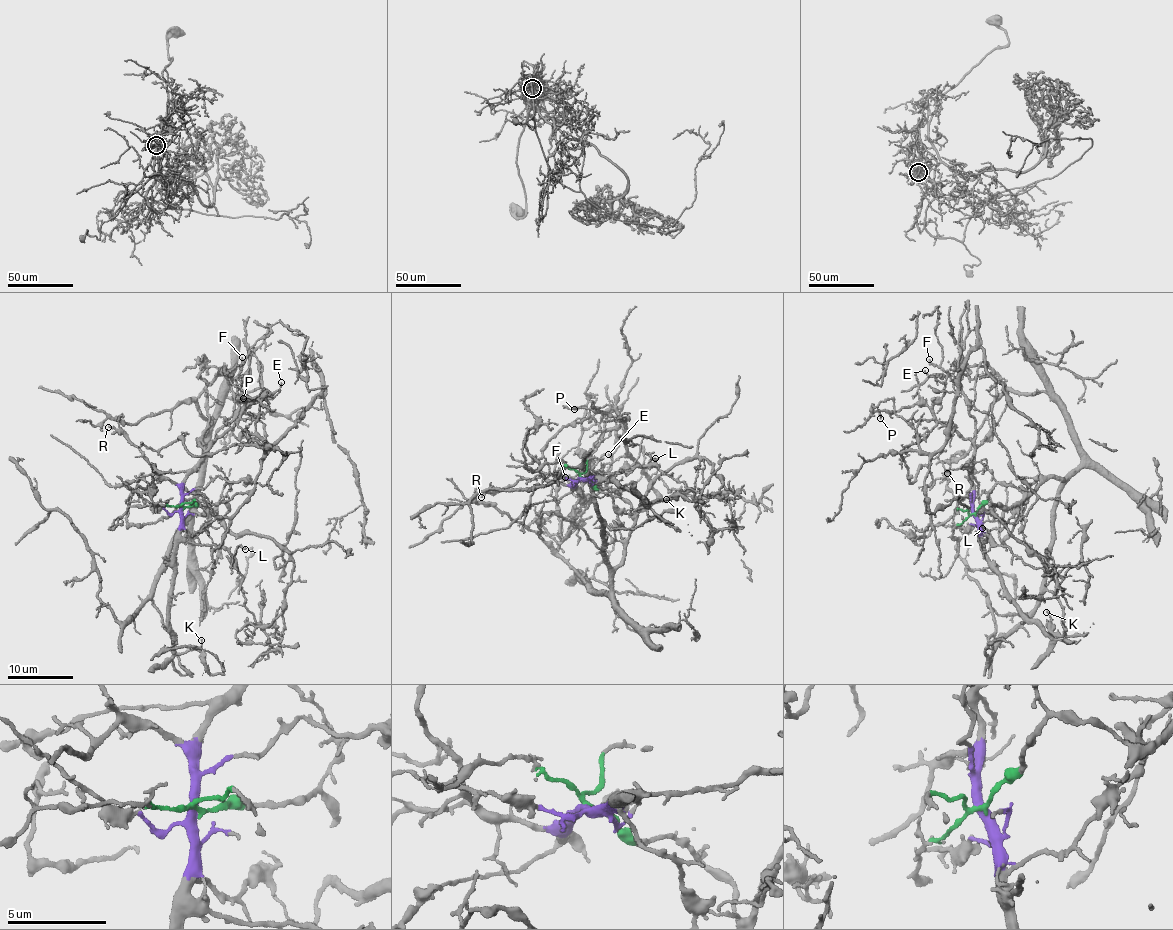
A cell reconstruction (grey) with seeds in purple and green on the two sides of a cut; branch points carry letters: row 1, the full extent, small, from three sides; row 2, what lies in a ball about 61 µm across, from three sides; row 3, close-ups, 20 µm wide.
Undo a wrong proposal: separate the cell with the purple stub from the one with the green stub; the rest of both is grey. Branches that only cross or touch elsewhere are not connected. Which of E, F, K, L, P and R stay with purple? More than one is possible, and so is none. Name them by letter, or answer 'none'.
E, F, K, L, P, R

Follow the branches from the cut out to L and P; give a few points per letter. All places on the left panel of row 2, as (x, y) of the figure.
L: (182, 506), (187, 540), (218, 545), (233, 555), (237, 547), (245, 549)
P: (182, 506), (182, 480), (205, 450), (239, 419), (243, 397), (257, 396), (243, 399)

